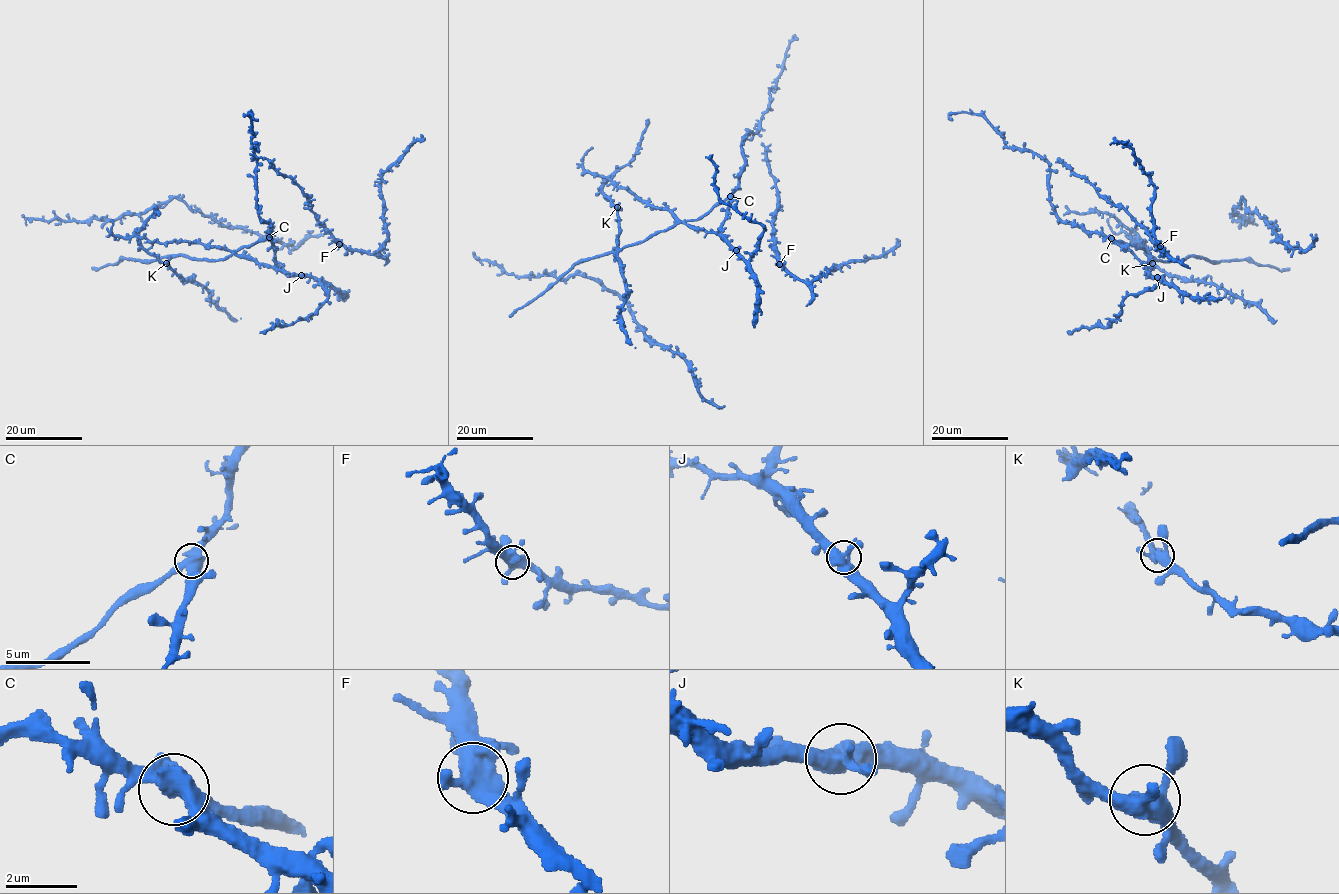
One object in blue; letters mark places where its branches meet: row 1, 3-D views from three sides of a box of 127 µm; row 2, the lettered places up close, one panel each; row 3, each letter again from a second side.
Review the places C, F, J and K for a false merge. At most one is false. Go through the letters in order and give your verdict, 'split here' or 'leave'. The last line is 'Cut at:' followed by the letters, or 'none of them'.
C: split here
F: leave
J: leave
K: leave
Cut at: C

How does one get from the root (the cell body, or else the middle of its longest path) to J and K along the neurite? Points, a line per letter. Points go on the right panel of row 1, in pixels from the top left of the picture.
J: (1115, 241), (1124, 245), (1157, 278)
K: (1115, 241), (1149, 251), (1141, 247), (1142, 242), (1133, 243), (1130, 237), (1133, 230), (1153, 263)

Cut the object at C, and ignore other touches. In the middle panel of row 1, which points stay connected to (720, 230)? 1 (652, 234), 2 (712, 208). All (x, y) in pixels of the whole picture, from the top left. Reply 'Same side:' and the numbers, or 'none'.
Same side: none

